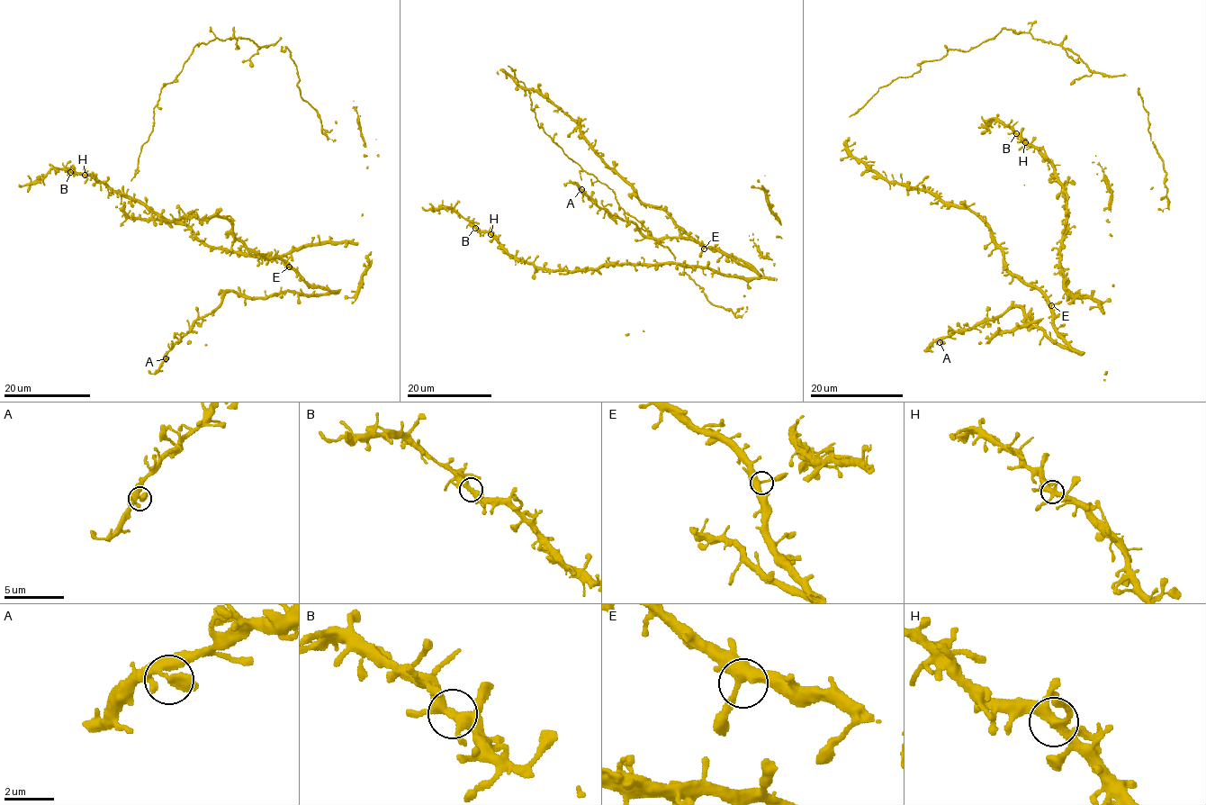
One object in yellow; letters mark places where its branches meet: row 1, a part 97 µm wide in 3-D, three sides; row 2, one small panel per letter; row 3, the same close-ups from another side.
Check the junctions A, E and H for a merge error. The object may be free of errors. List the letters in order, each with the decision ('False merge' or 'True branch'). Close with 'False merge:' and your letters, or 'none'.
A: True branch
E: True branch
H: True branch
False merge: none

